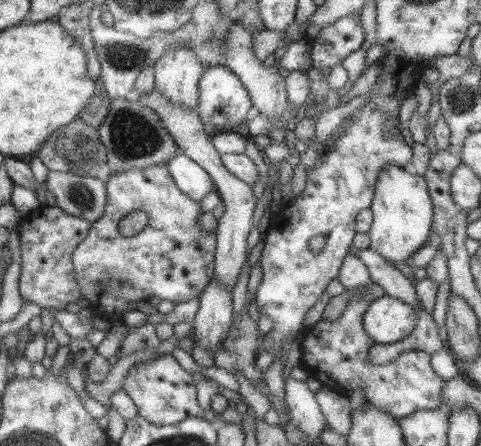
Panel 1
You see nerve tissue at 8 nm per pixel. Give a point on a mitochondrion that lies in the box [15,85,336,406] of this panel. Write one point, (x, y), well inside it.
(133, 136)

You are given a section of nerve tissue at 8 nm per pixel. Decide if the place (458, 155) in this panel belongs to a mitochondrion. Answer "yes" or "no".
no

